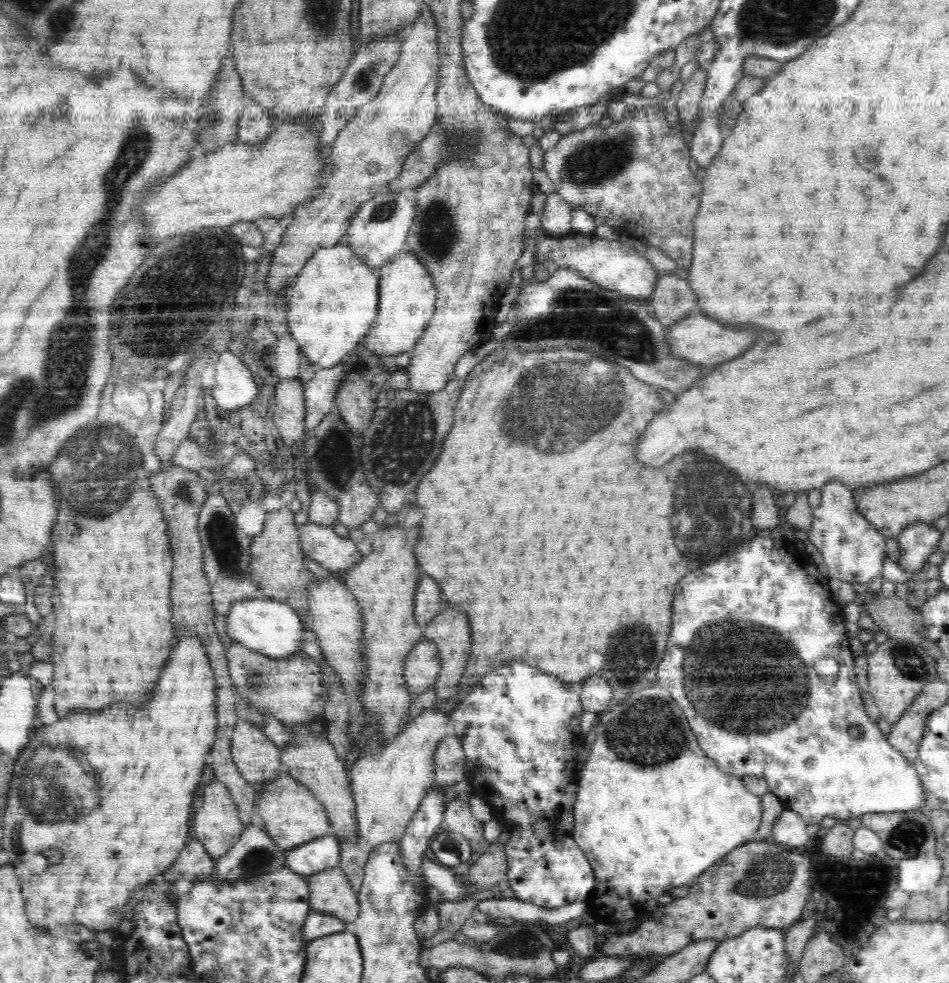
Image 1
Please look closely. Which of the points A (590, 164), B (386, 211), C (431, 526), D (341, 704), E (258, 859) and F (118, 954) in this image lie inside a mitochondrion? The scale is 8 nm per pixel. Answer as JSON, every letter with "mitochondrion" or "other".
{"A":"mitochondrion","B":"mitochondrion","C":"other","D":"other","E":"mitochondrion","F":"other"}

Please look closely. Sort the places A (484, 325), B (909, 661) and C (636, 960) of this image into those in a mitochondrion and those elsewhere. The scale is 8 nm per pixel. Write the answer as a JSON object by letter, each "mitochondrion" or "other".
{"A":"other","B":"mitochondrion","C":"other"}

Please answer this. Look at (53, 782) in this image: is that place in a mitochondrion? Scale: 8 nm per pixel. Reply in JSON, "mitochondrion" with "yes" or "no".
{"mitochondrion":"yes"}

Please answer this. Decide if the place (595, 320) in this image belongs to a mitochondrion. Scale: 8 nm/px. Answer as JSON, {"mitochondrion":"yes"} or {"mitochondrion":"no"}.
{"mitochondrion":"yes"}

